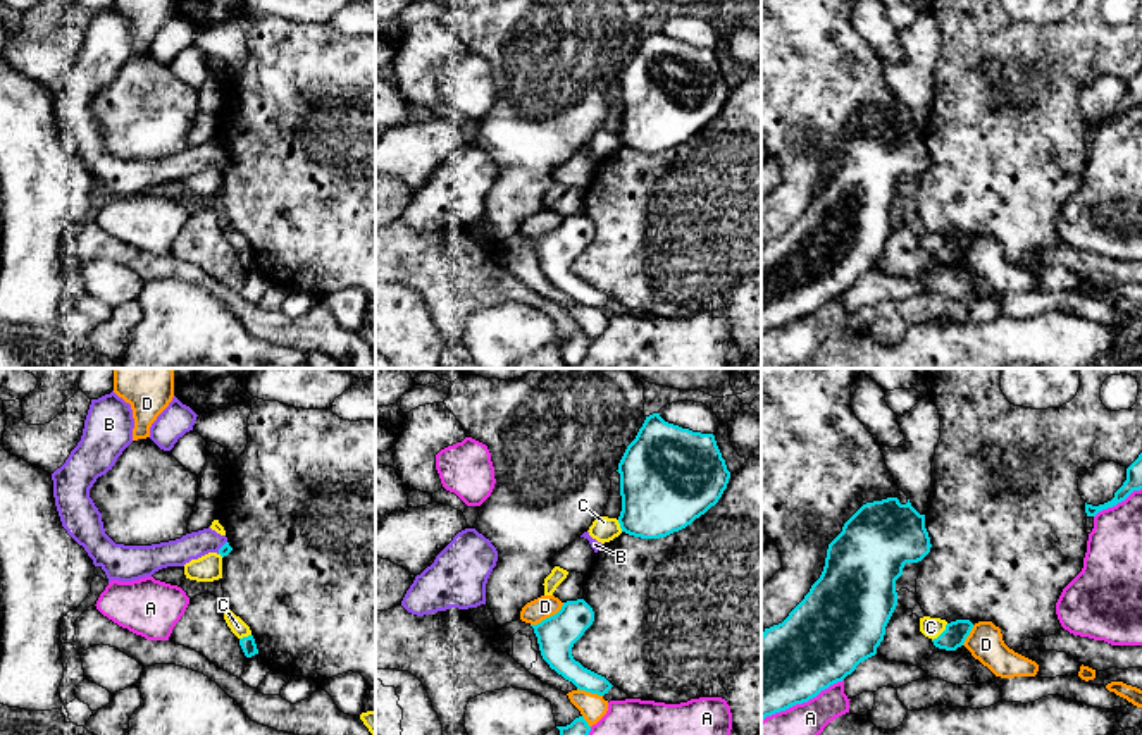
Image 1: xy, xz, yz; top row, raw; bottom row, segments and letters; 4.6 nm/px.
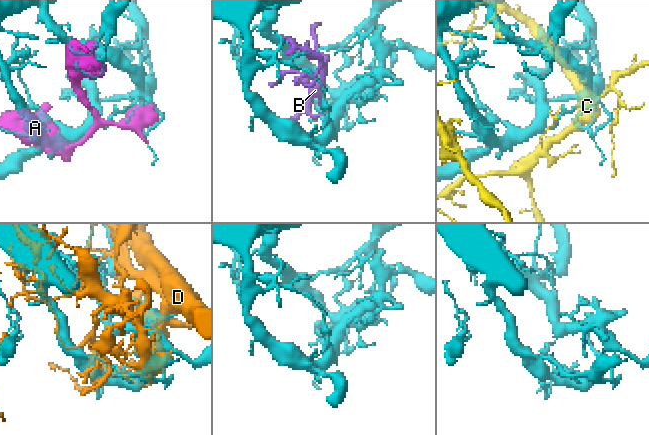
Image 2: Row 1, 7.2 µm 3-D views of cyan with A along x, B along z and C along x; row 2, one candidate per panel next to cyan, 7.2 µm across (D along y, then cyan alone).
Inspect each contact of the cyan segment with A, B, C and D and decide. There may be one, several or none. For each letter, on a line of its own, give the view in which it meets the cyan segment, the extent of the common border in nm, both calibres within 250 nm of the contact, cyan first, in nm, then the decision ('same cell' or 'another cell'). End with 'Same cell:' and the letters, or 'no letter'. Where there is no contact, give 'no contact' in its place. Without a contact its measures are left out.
A: yz | 440 nm | 380/220 nm | another cell
B: xy | 80 nm | 50/130 nm | same cell
C: yz | 120 nm | 110/100 nm | another cell
D: xz | 190 nm | 180/110 nm | another cell
Same cell: B

